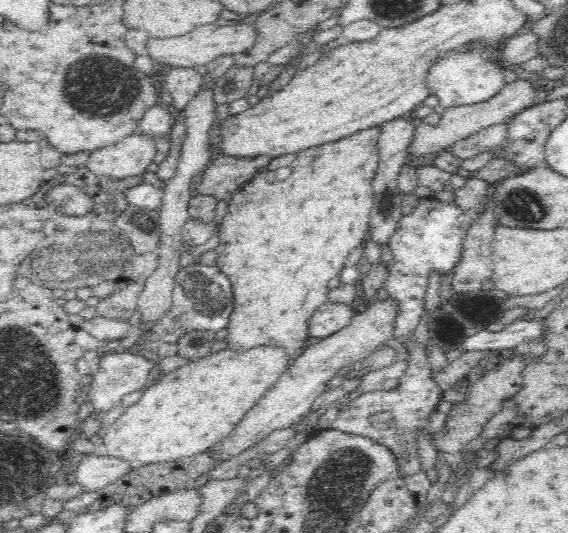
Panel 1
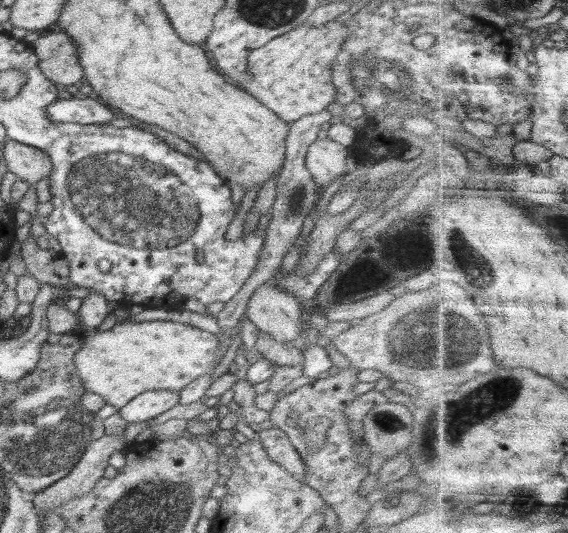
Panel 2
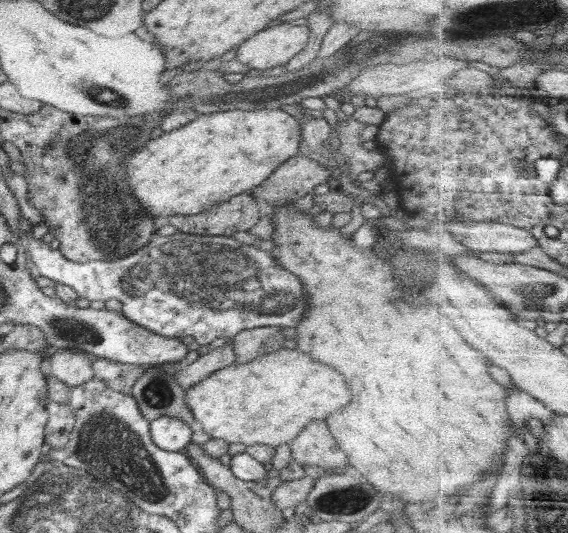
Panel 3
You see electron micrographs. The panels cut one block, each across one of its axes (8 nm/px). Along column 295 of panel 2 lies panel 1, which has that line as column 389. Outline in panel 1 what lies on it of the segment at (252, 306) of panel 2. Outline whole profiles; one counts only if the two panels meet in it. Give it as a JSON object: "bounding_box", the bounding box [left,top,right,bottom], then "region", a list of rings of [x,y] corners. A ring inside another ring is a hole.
{"bounding_box":[206,297,400,463],"region":[[[392,297],[384,300],[375,299],[363,312],[357,312],[348,326],[342,327],[342,330],[322,338],[318,344],[304,350],[302,356],[296,358],[296,362],[292,362],[290,370],[282,374],[282,377],[266,394],[262,395],[262,398],[258,398],[257,404],[250,412],[244,414],[244,418],[234,426],[230,436],[222,438],[206,452],[216,457],[221,463],[258,444],[274,430],[298,425],[300,422],[305,423],[304,420],[314,412],[310,410],[314,400],[325,392],[329,382],[337,377],[338,372],[345,365],[356,361],[363,362],[378,347],[391,342],[398,312],[400,312],[398,301],[394,301]]]}

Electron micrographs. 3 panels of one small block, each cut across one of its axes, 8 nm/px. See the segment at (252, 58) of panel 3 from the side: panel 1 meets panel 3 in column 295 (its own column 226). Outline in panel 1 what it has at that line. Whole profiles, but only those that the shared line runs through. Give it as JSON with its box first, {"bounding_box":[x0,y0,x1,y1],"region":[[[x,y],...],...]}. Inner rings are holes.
{"bounding_box":[148,20,256,67],"region":[[[251,20],[239,22],[237,25],[216,26],[216,24],[208,24],[208,26],[200,26],[194,28],[190,34],[184,34],[180,38],[150,38],[150,48],[148,54],[154,58],[158,66],[171,67],[198,67],[207,65],[209,62],[216,60],[218,56],[234,56],[242,54],[248,48],[254,46],[256,40],[256,27]]]}

